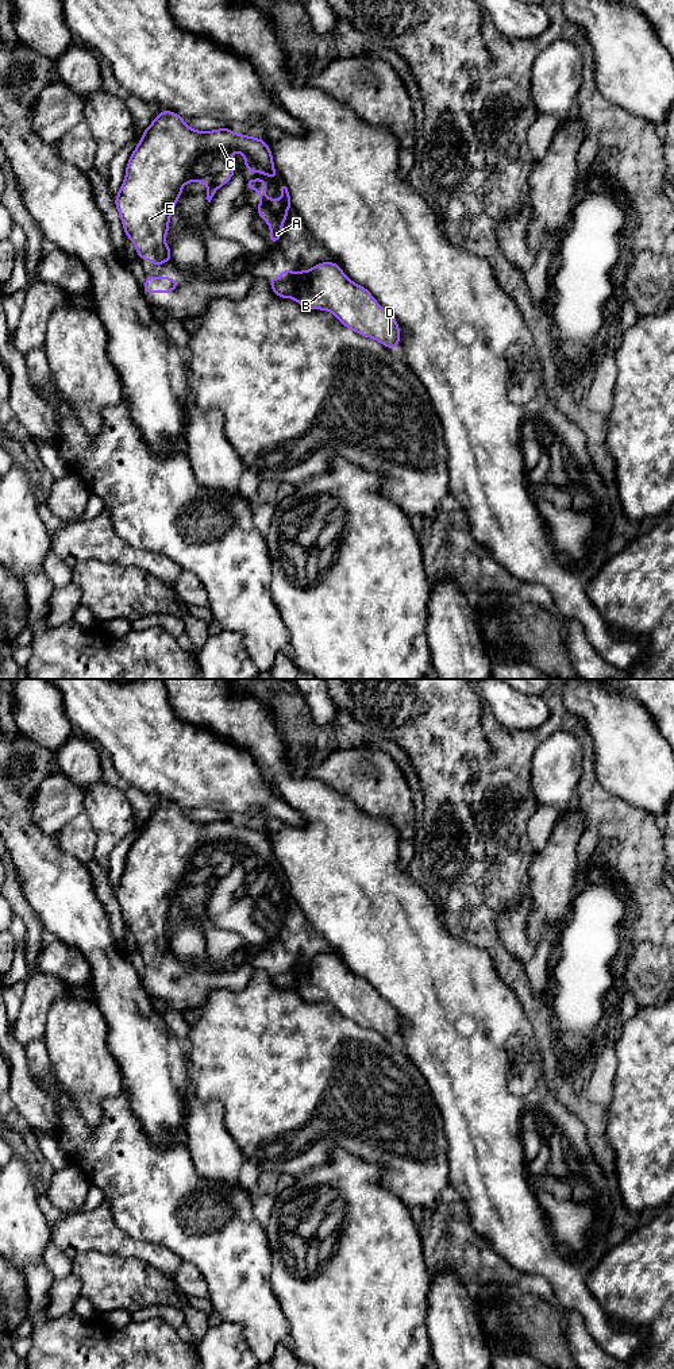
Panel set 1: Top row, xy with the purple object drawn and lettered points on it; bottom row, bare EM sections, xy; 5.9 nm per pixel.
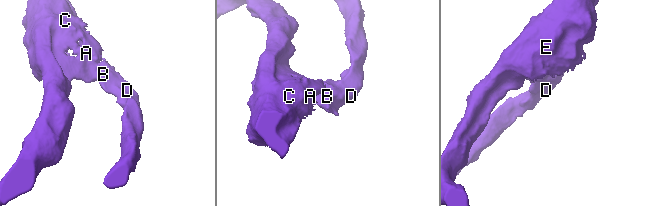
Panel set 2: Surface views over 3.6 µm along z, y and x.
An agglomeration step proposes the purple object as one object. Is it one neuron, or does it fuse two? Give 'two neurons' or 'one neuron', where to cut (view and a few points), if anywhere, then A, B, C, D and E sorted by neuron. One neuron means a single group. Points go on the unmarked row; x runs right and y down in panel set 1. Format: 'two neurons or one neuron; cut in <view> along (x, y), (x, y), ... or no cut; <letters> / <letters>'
two neurons; cut in xy along (307, 963), (299, 971), (299, 988), (296, 991); A C E / B D

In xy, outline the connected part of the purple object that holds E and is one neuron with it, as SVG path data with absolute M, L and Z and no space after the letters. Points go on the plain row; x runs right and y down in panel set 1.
M161 802L134 840L126 857L126 868L115 888L115 898L120 906L123 921L136 940L136 946L162 957L173 952L170 938L165 934L169 925L169 913L182 879L188 874L205 874L207 891L211 894L215 883L226 876L234 867L232 844L244 848L244 859L255 865L267 865L277 871L278 861L273 859L274 851L265 830L235 825L231 820L197 822L184 814L184 809L172 802Z

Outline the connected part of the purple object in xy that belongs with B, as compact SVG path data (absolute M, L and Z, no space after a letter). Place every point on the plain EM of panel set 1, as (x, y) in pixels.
M320 953L299 971L297 994L307 1002L328 1002L346 1019L397 1041L401 1029L397 1011L335 953Z

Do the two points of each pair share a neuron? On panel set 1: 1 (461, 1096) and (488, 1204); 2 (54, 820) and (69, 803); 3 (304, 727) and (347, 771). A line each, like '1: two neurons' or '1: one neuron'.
1: one neuron
2: one neuron
3: two neurons

